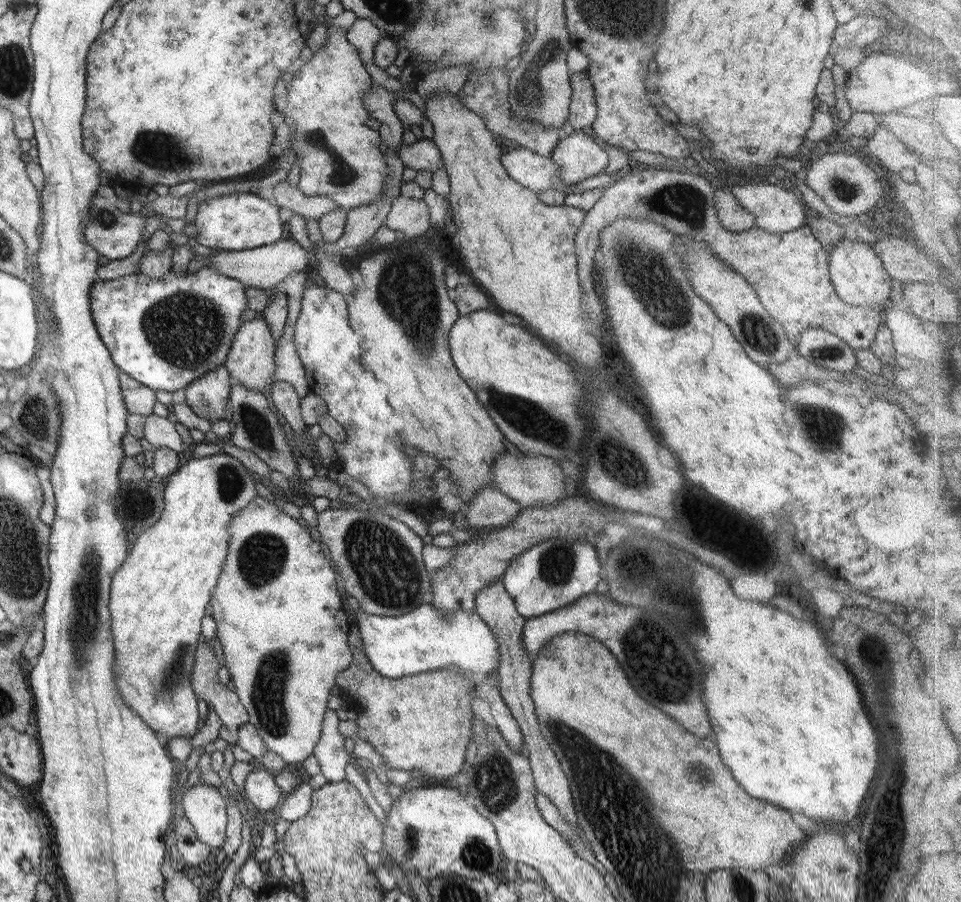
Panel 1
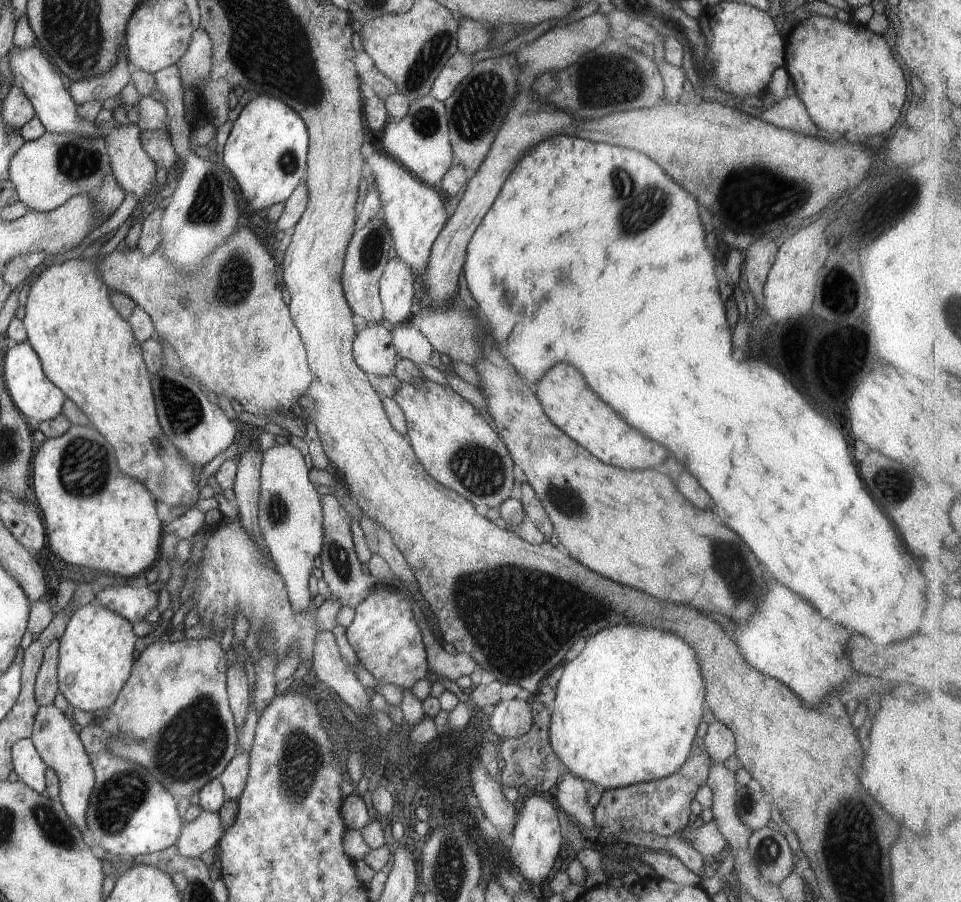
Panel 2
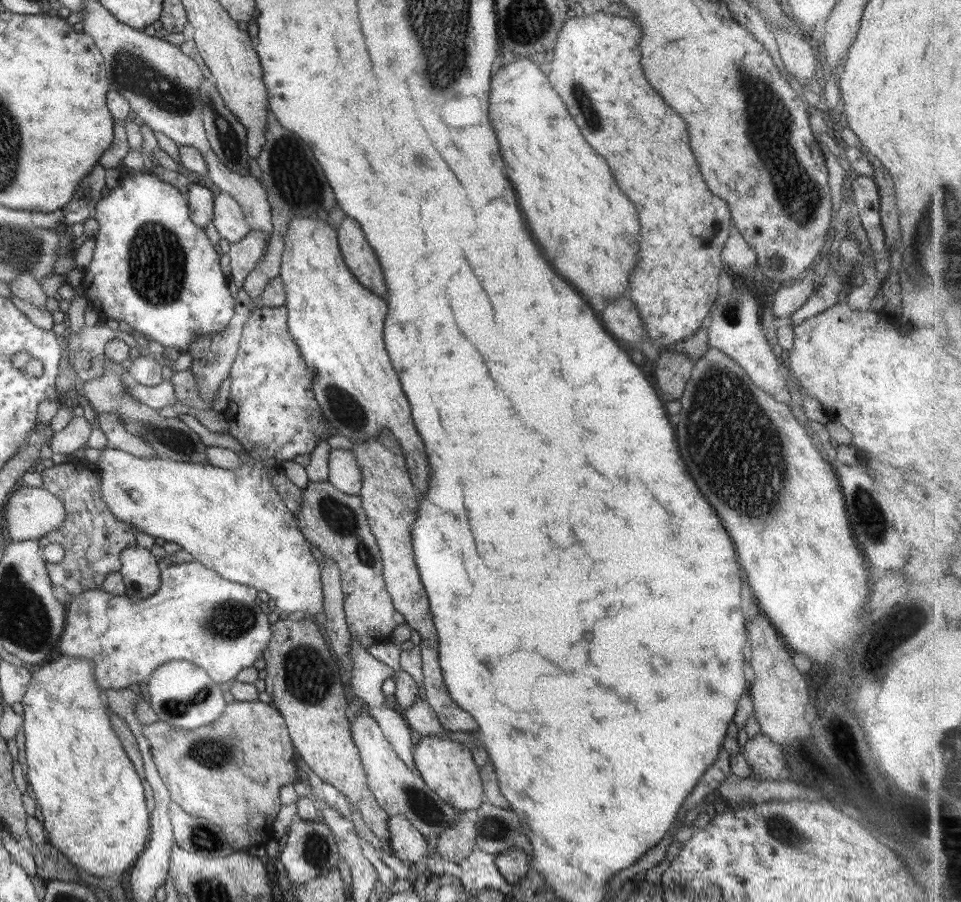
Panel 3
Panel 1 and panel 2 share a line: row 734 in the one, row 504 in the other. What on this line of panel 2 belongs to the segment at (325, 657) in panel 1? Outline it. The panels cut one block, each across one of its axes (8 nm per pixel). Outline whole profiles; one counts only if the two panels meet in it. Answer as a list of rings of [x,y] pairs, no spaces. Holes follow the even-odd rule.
[[[275,443],[262,453],[260,462],[257,520],[267,545],[268,556],[285,585],[291,608],[296,612],[311,607],[307,579],[313,559],[318,556],[323,538],[320,496],[307,479],[307,466],[301,452],[290,443]]]

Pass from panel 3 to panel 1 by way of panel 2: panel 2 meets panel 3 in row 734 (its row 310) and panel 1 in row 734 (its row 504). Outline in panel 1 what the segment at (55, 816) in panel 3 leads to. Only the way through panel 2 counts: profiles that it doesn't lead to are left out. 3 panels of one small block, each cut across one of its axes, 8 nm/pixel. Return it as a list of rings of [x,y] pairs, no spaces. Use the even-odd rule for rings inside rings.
[[[217,453],[216,455],[207,455],[204,457],[193,457],[184,465],[181,465],[173,474],[170,475],[165,489],[163,490],[164,508],[162,513],[155,520],[155,524],[145,530],[133,544],[125,564],[121,564],[121,568],[113,574],[110,582],[110,597],[108,609],[111,617],[111,635],[114,648],[114,675],[115,684],[120,692],[121,698],[129,708],[132,708],[145,724],[149,725],[154,732],[164,732],[169,738],[187,737],[190,738],[195,734],[199,716],[197,715],[197,700],[194,697],[191,685],[189,684],[190,668],[193,666],[193,653],[197,646],[197,640],[200,636],[200,622],[203,615],[206,614],[206,607],[211,596],[211,591],[215,588],[218,581],[218,576],[223,569],[225,562],[225,553],[227,553],[229,532],[227,525],[229,521],[237,515],[237,512],[243,511],[243,508],[249,502],[255,499],[257,492],[253,479],[256,476],[247,470],[237,459],[225,453]]]

